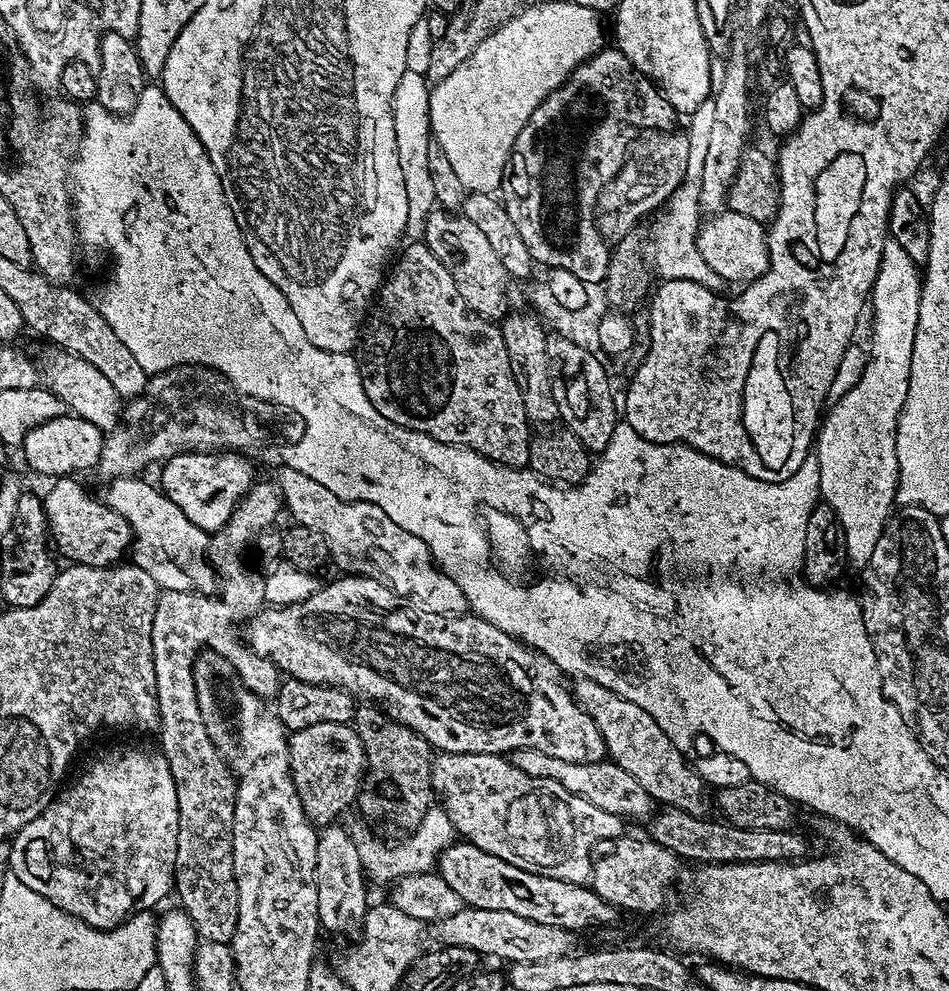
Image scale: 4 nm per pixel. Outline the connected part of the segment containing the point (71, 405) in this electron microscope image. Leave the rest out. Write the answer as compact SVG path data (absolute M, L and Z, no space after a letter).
M55 346L47 350L48 357L38 364L43 387L56 395L71 415L81 416L86 422L94 422L94 426L102 430L115 429L122 420L122 401L114 386L110 386L110 381L99 370L94 370L90 362L78 358L73 352Z

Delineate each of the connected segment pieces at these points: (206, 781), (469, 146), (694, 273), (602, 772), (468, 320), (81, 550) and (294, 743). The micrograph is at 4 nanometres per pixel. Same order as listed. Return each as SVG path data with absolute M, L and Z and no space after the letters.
M168 688L168 692L156 692L158 713L159 751L164 753L174 778L178 794L178 854L176 855L175 895L180 895L179 907L192 920L197 937L201 941L222 942L231 945L238 926L238 886L234 878L234 854L232 853L232 827L236 805L237 777L233 769L220 755L220 749L212 736L206 734L202 722L200 703L196 692L180 692L180 688Z
M519 11L510 17L501 28L496 28L483 40L466 58L458 70L454 70L441 84L431 89L429 98L429 122L431 133L435 143L446 150L446 158L453 168L454 174L458 174L458 182L468 192L491 192L495 193L504 183L506 169L510 164L512 147L516 145L518 134L522 126L534 114L534 110L540 101L547 98L571 76L576 65L584 63L601 51L600 27L602 20L596 15L592 20L584 20L584 52L576 48L524 48L524 15Z
M692 155L686 166L684 180L674 190L674 194L668 199L666 207L659 213L660 221L651 234L651 261L654 272L660 278L690 278L691 283L701 284L713 290L725 287L726 282L702 258L702 254L696 245L696 235L700 232L702 223L702 205L700 202L700 179L702 178L702 159L699 155Z
M516 748L513 752L507 753L506 759L515 768L522 770L522 774L530 774L530 778L550 778L550 782L558 782L558 786L566 786L570 794L578 794L586 798L586 802L621 818L647 817L654 806L652 797L646 794L646 790L642 790L642 786L638 786L638 778L626 774L622 766L612 763L607 758L568 762L563 758L553 758L551 754L542 754L542 750Z
M423 242L405 243L399 252L395 257L395 260L397 259L396 265L394 265L394 260L390 271L385 275L378 289L374 307L366 320L366 331L358 344L362 390L366 390L366 398L370 398L370 406L374 406L374 410L378 410L378 414L382 414L382 418L386 418L398 426L409 428L415 432L424 432L427 436L433 436L443 444L455 444L462 448L468 448L471 452L477 452L487 460L492 460L496 464L504 464L507 468L527 469L529 467L530 433L528 434L528 428L530 429L530 421L524 409L522 394L518 390L518 382L514 382L514 374L510 370L510 354L506 354L506 342L500 333L500 324L468 309L458 286L454 286L454 278L450 278L450 270L446 270L446 266L442 266L442 262L438 262L438 258L434 258L434 254Z
M71 475L61 476L51 481L52 489L48 493L43 493L44 514L48 519L48 531L50 533L51 543L54 545L55 551L65 556L68 562L73 565L84 564L86 567L102 567L115 565L120 555L129 551L132 539L132 528L126 522L126 518L122 518L122 514L118 514L114 510L110 510L103 499L91 496L78 481L72 480Z
M318 722L318 726L306 726L302 730L291 733L288 741L288 770L292 778L292 785L304 816L313 826L327 826L335 821L342 812L353 807L356 791L360 789L360 781L364 779L366 771L366 753L362 742L358 738L352 724L338 722Z

